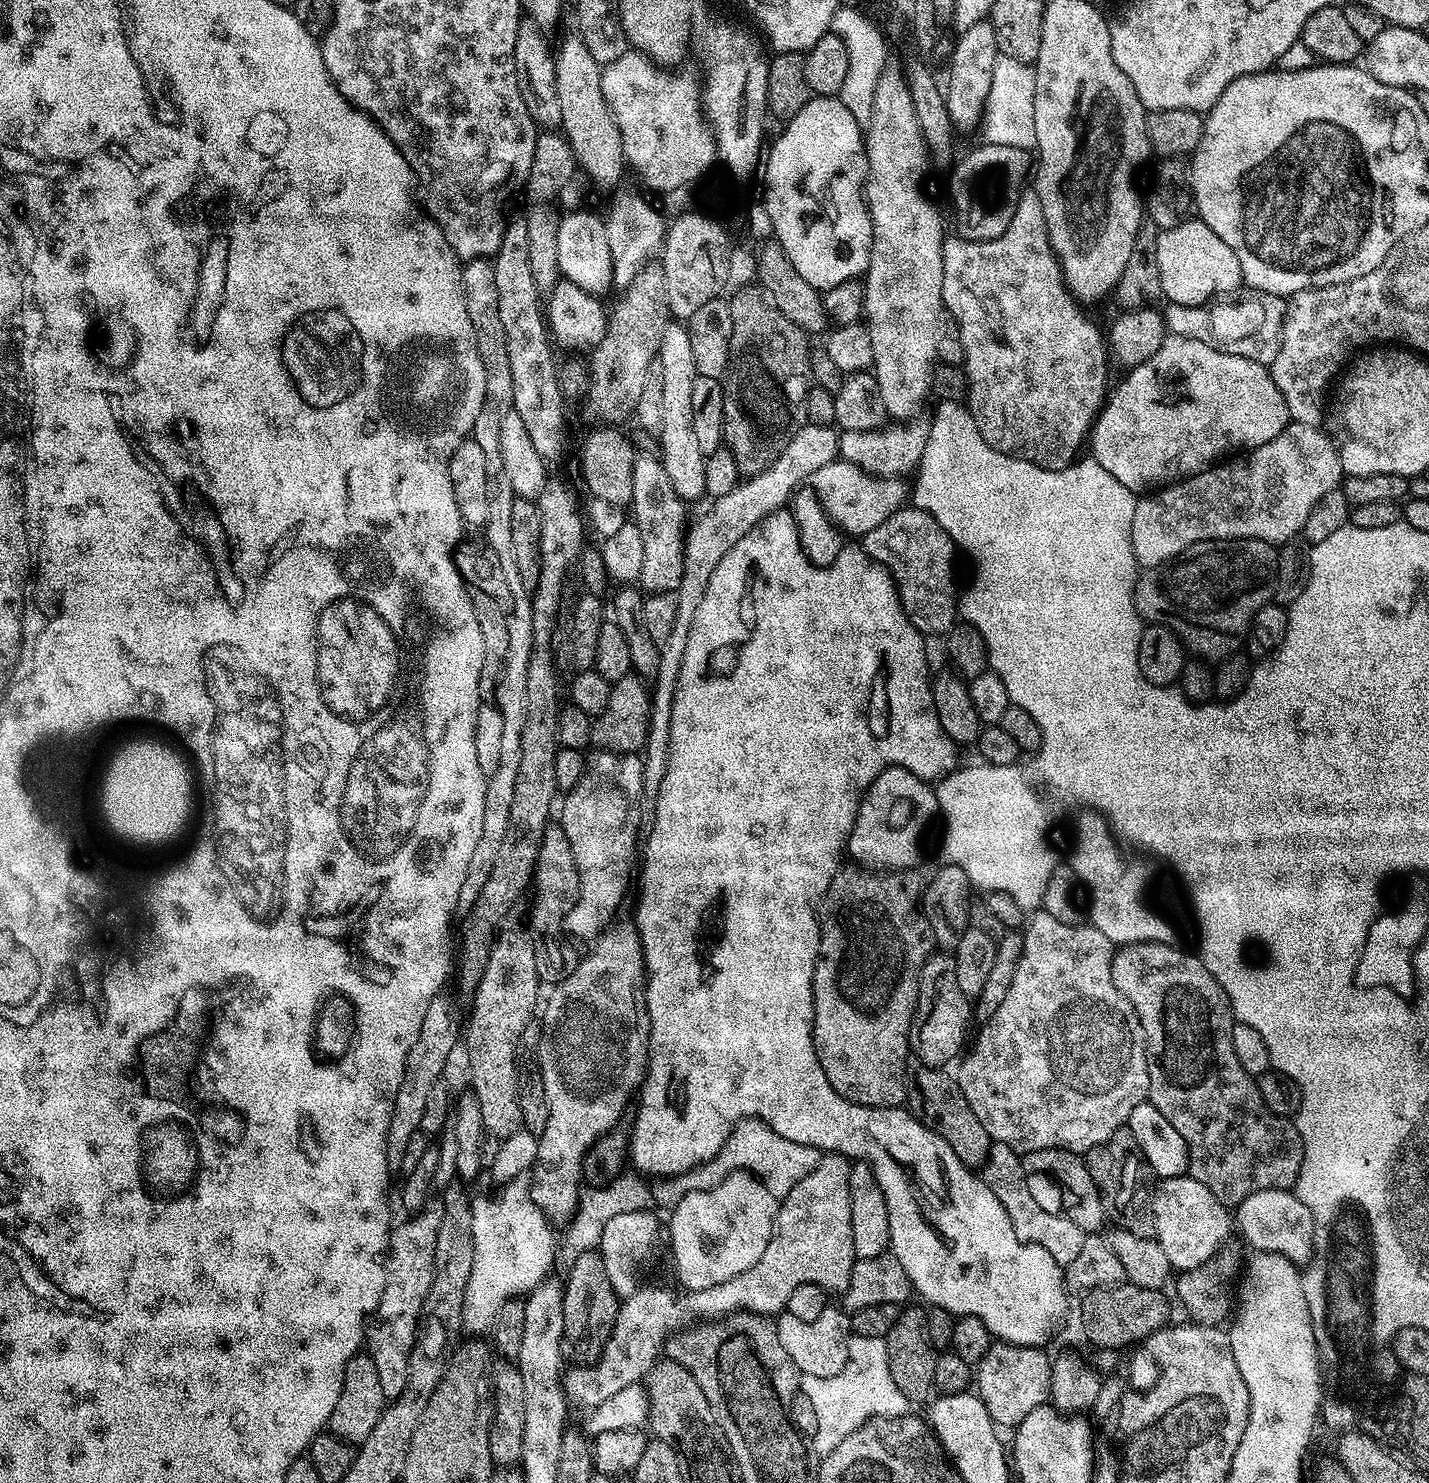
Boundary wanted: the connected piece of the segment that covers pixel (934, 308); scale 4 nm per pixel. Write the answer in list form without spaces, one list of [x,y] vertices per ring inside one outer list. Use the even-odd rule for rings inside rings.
[[[885,67],[880,73],[876,89],[874,90],[874,98],[870,106],[870,118],[866,122],[864,133],[864,153],[868,159],[868,179],[864,186],[864,195],[868,201],[868,213],[870,214],[870,222],[872,223],[872,249],[870,250],[870,262],[868,270],[862,277],[864,285],[864,315],[866,327],[870,334],[870,346],[872,347],[872,367],[871,371],[878,382],[878,394],[880,401],[884,403],[884,411],[889,417],[892,416],[893,421],[908,422],[920,412],[920,407],[924,404],[924,399],[930,396],[932,386],[932,371],[936,369],[938,363],[936,355],[938,354],[938,330],[942,326],[942,322],[946,319],[946,309],[944,307],[944,299],[942,298],[942,250],[946,233],[944,233],[944,224],[940,221],[940,212],[924,197],[924,192],[920,189],[920,179],[924,176],[924,167],[928,164],[927,156],[930,155],[924,143],[924,135],[920,132],[918,126],[918,114],[914,110],[914,98],[908,89],[908,82],[904,78],[903,71],[899,67]]]

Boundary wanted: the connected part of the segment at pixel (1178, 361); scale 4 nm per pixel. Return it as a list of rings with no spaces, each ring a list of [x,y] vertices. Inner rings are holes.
[[[1169,335],[1165,339],[1164,345],[1158,350],[1158,354],[1154,354],[1154,358],[1146,358],[1146,362],[1142,362],[1142,366],[1131,369],[1125,376],[1128,377],[1117,386],[1116,393],[1114,393],[1114,388],[1111,395],[1107,397],[1100,415],[1096,418],[1090,433],[1090,448],[1092,444],[1090,456],[1091,459],[1098,461],[1102,470],[1106,470],[1106,474],[1118,478],[1118,482],[1122,482],[1122,486],[1133,490],[1144,490],[1149,486],[1167,486],[1175,481],[1185,480],[1188,476],[1205,472],[1229,454],[1240,454],[1245,450],[1251,450],[1270,442],[1270,438],[1278,438],[1278,434],[1282,434],[1284,427],[1290,423],[1286,410],[1286,398],[1282,398],[1282,390],[1278,390],[1278,386],[1274,386],[1272,373],[1265,365],[1254,362],[1250,358],[1242,358],[1238,354],[1226,354],[1222,350],[1214,350],[1214,346],[1206,346],[1206,342],[1194,342],[1194,338]]]

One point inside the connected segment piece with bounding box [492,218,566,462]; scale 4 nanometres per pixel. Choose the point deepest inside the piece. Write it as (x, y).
(536, 396)

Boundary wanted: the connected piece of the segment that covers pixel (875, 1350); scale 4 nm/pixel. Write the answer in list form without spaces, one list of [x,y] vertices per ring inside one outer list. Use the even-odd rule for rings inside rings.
[[[855,1334],[849,1336],[846,1366],[842,1366],[834,1378],[801,1375],[800,1391],[810,1398],[810,1406],[814,1406],[816,1435],[811,1437],[810,1448],[820,1458],[829,1456],[867,1420],[873,1420],[875,1416],[907,1416],[910,1412],[908,1399],[898,1390],[890,1374],[885,1338],[866,1338]]]

